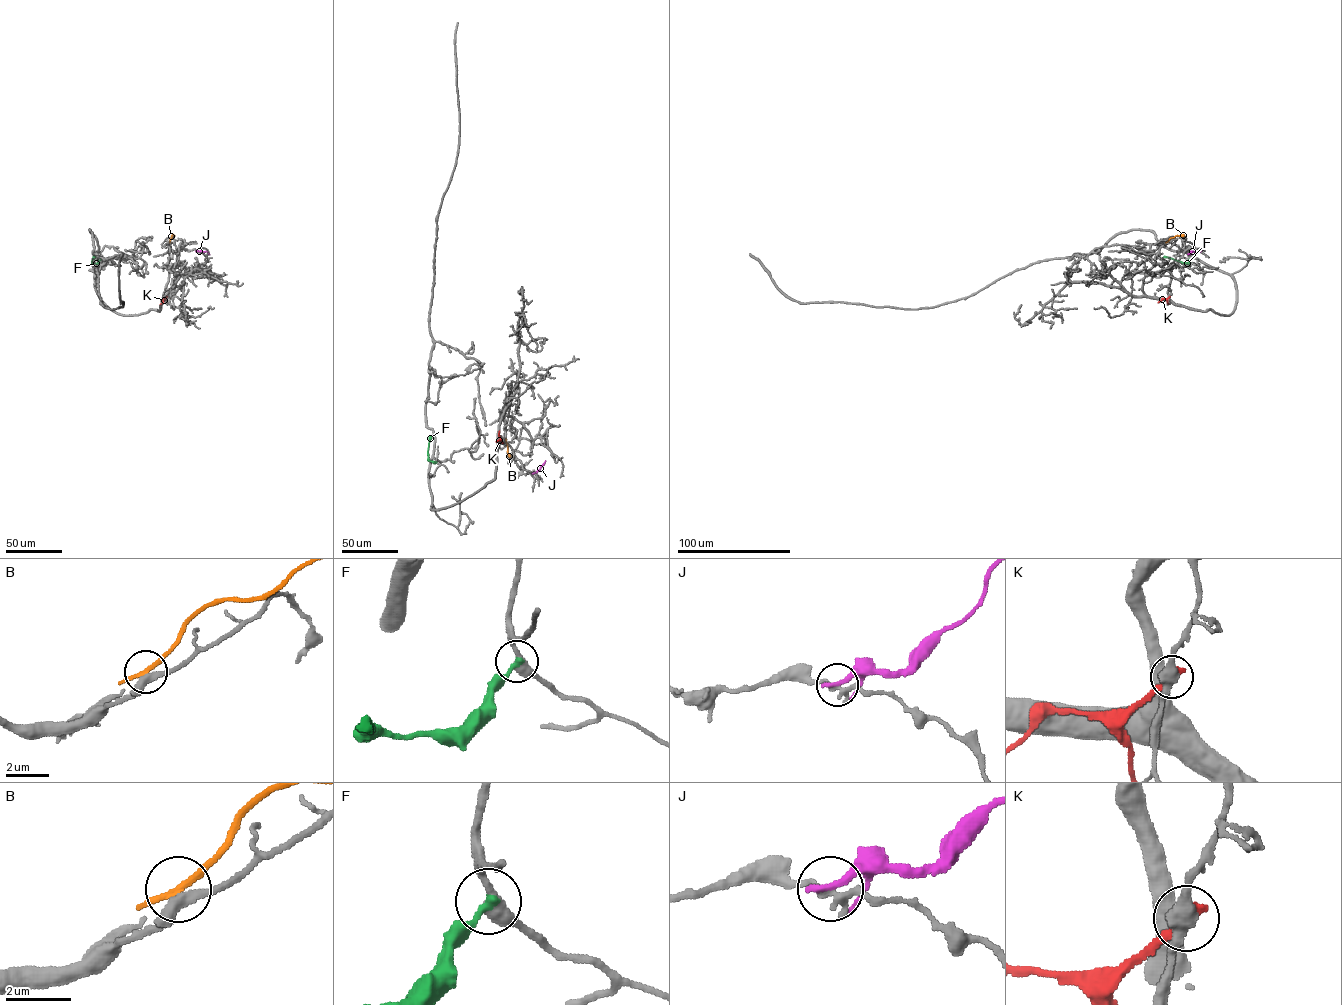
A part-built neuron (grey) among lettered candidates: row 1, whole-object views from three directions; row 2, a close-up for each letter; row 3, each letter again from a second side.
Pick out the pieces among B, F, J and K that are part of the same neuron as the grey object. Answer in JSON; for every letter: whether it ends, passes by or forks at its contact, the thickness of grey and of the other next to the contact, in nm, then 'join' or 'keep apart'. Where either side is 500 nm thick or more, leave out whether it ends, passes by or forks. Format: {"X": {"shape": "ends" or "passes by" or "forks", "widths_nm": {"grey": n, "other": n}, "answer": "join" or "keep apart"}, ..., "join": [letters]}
{"B": {"shape": "passes by", "widths_nm": {"grey": 320, "other": 190}, "answer": "keep apart"}, "F": {"shape": "ends", "widths_nm": {"grey": 380, "other": 280}, "answer": "join"}, "J": {"shape": "ends", "widths_nm": {"grey": 200, "other": 240}, "answer": "keep apart"}, "K": {"shape": "ends", "widths_nm": {"grey": 440, "other": 320}, "answer": "keep apart"}, "join": ["F"]}

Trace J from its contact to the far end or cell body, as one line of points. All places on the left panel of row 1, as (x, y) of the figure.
J: (196, 251), (209, 254)

